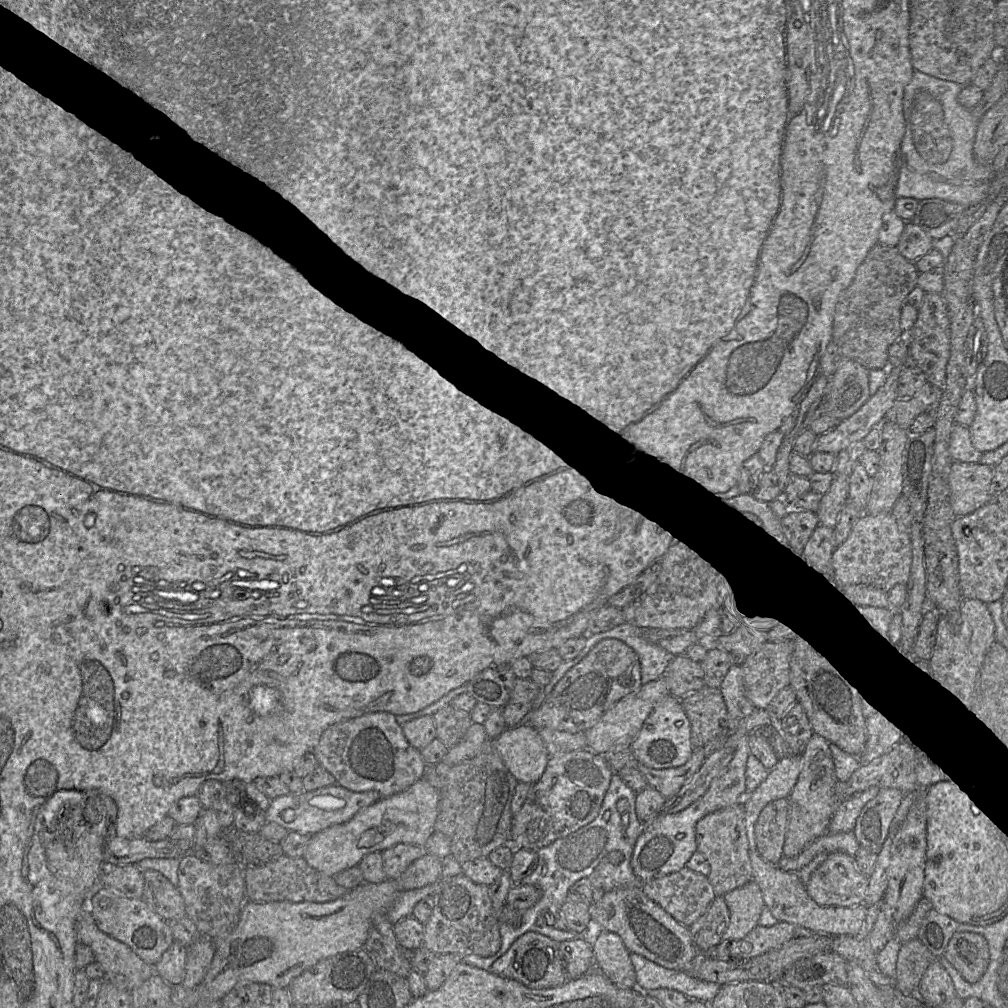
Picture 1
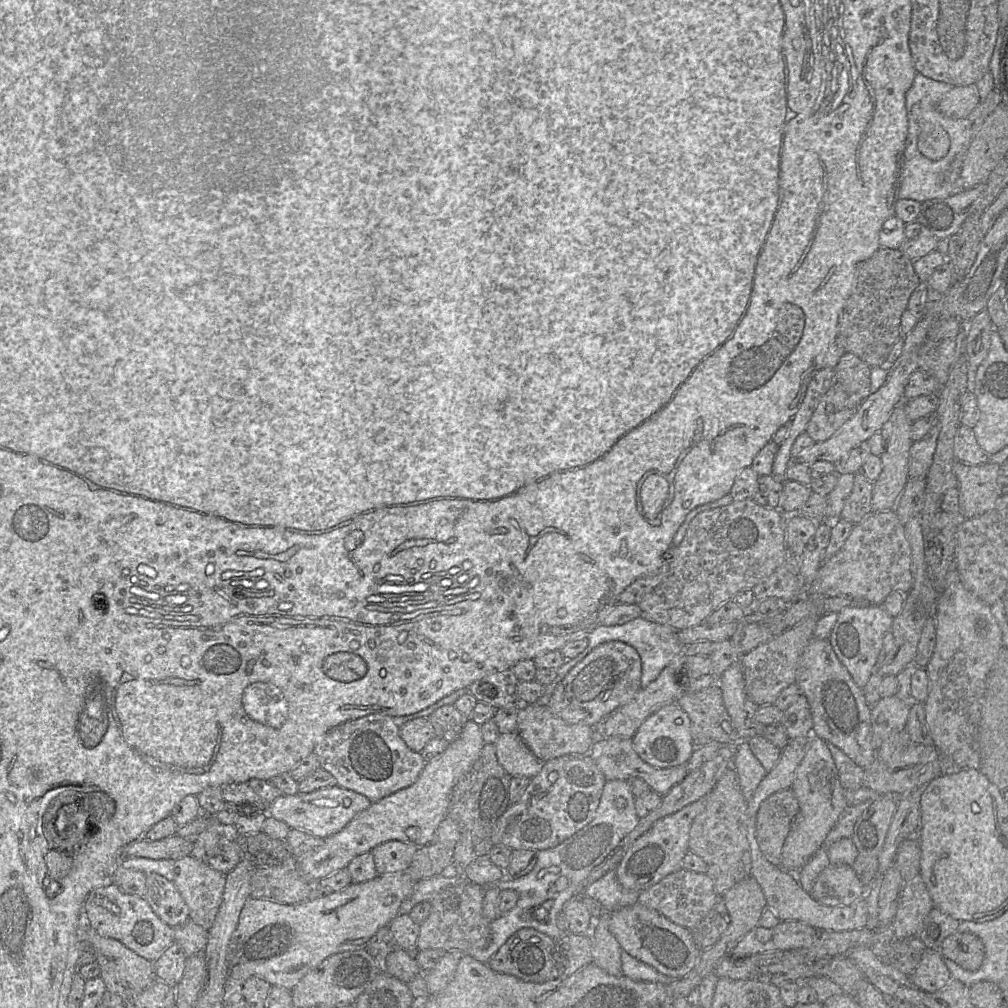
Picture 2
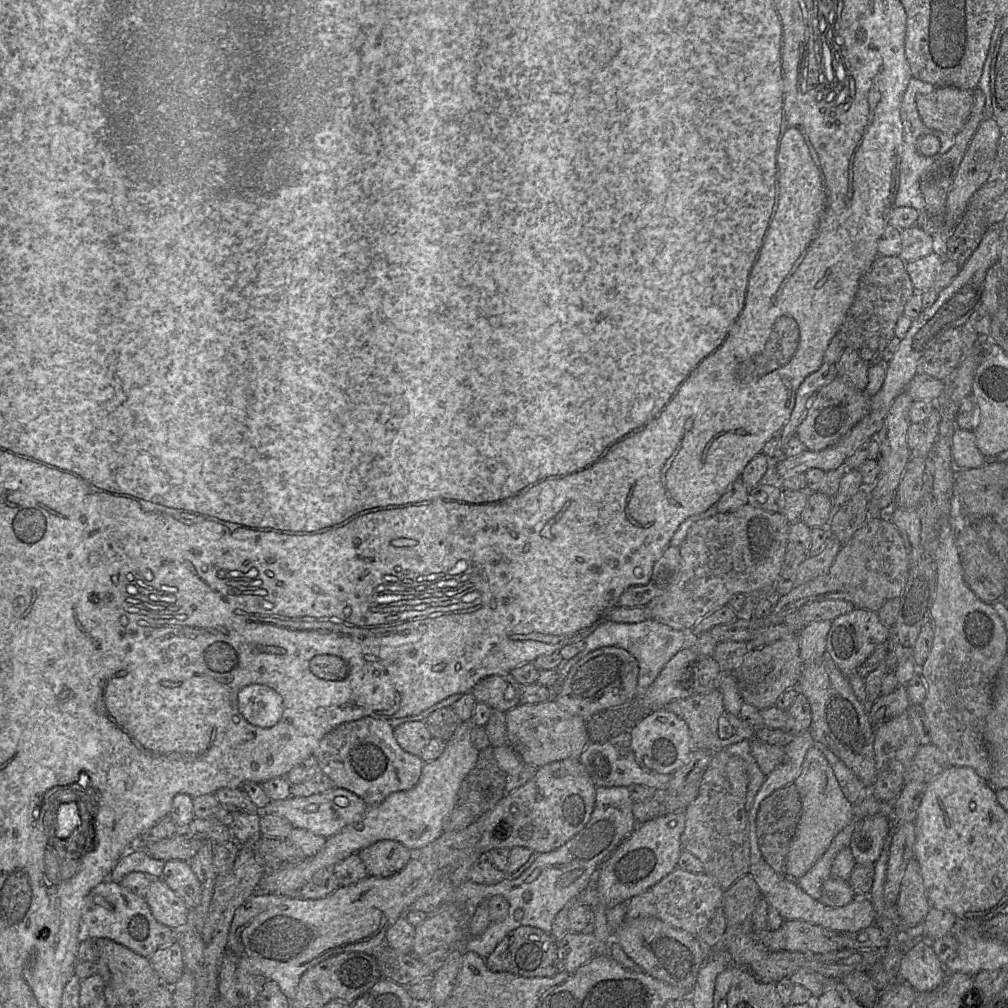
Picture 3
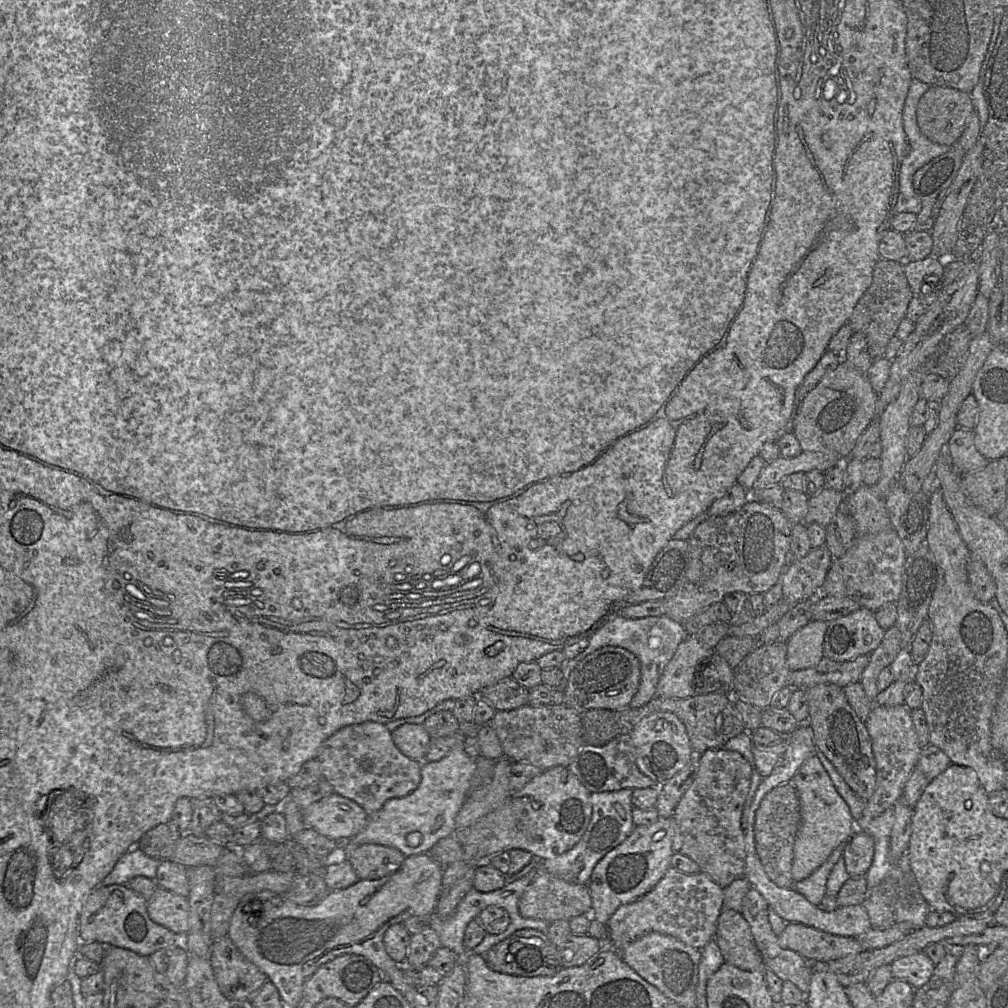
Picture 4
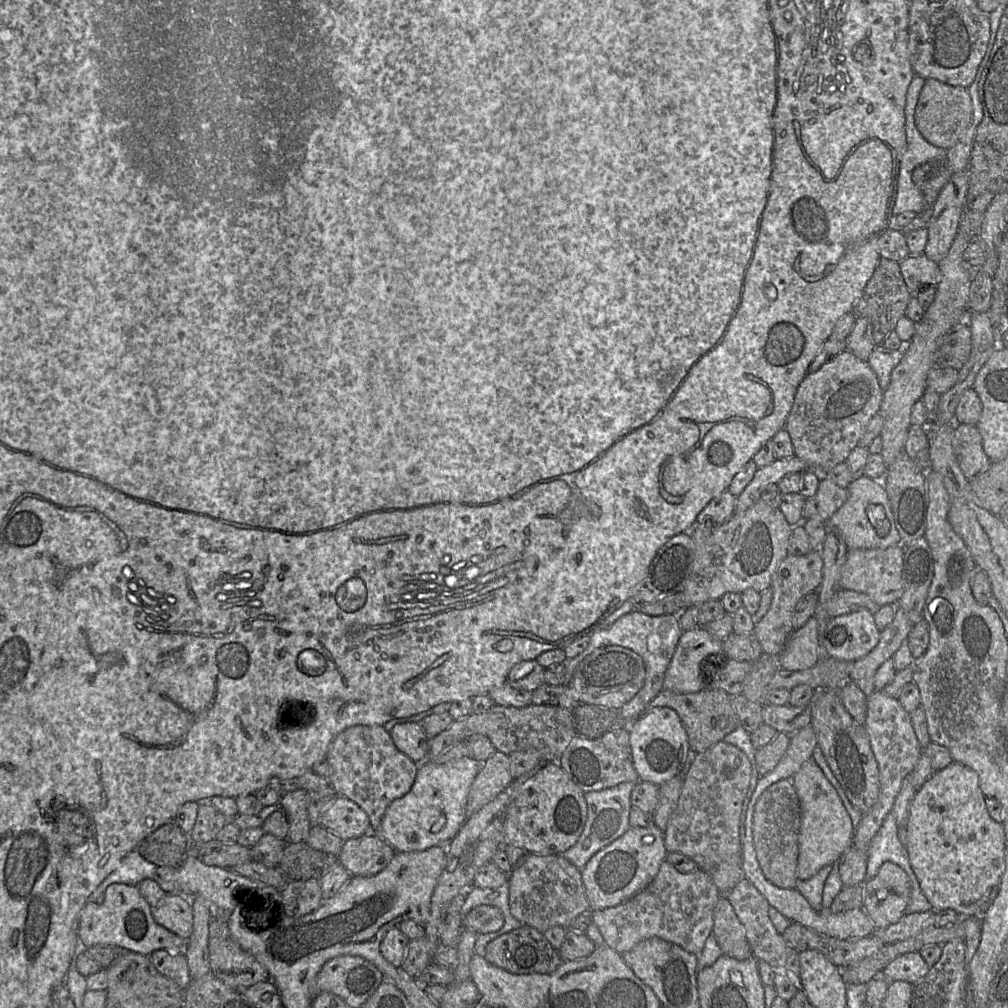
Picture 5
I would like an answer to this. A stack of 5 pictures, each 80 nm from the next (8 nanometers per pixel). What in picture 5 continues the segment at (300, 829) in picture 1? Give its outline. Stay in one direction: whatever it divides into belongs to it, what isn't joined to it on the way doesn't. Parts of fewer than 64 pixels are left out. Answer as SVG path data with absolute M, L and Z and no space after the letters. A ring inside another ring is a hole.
M337 795L325 808L320 823L344 841L370 831L367 813L351 799Z

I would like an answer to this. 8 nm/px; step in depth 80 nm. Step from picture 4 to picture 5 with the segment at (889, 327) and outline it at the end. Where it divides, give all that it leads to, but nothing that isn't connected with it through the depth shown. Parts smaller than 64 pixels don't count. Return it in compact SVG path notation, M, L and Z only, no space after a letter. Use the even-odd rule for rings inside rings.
M881 258L873 276L868 282L864 293L853 309L857 318L868 318L873 326L873 339L878 346L884 343L889 333L896 329L912 298L901 273L900 263Z

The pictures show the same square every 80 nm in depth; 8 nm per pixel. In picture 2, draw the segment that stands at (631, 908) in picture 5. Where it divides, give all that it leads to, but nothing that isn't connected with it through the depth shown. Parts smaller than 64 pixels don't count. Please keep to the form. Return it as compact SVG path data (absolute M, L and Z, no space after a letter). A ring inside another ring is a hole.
M682 868L640 892L637 902L656 910L671 922L692 930L705 918L720 897L706 873L697 873Z

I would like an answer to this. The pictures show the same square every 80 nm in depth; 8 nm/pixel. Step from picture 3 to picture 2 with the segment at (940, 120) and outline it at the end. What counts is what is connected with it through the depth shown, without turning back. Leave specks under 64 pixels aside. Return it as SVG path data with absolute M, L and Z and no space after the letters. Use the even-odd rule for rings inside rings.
M975 84L953 87L940 100L938 111L951 119L967 118L980 102L975 88Z

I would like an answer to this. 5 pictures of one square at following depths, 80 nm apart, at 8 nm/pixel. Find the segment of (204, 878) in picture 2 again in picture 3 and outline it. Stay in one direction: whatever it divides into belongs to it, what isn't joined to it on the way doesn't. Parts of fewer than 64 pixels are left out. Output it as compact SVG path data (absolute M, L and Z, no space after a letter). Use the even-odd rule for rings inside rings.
M166 861L161 879L181 897L189 909L201 899L201 884L191 869L189 861Z

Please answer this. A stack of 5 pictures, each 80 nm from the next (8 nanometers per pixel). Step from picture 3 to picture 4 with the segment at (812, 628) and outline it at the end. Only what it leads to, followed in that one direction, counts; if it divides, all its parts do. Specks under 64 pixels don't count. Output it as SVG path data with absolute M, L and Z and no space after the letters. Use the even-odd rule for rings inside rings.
M811 620L788 638L786 663L790 671L812 667L821 661L828 623Z

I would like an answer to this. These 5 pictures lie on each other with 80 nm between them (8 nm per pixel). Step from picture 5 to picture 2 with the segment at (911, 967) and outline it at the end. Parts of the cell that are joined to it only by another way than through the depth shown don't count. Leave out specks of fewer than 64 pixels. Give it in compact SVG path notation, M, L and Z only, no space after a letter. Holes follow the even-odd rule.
M926 948L910 980L918 989L933 993L945 987L952 976L940 951Z

